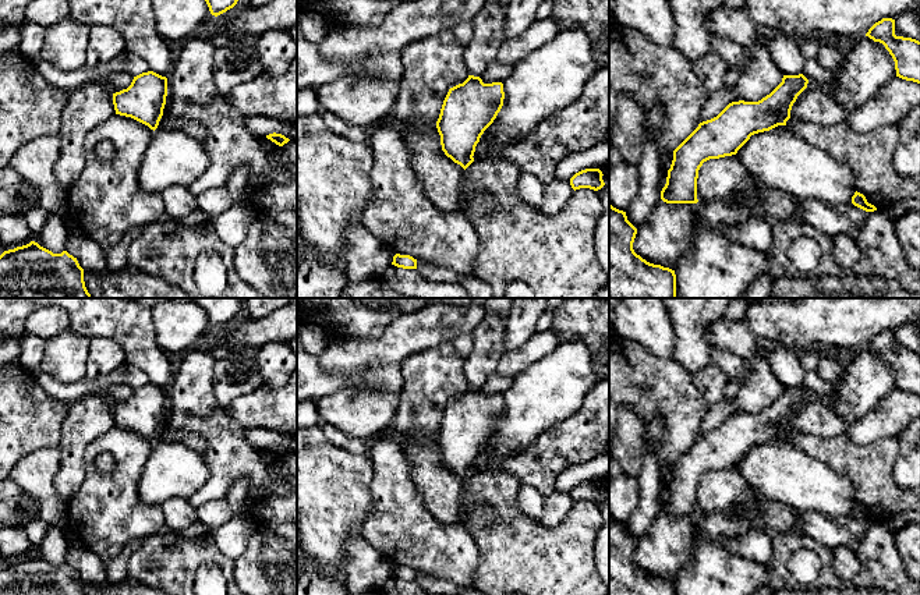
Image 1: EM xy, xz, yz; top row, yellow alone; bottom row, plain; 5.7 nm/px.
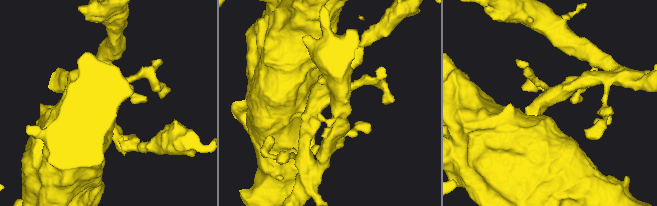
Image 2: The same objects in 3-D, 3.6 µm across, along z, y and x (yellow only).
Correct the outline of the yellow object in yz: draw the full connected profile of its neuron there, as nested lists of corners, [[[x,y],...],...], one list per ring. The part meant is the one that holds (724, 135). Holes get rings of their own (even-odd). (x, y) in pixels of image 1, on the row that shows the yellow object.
[[[783,75],[782,82],[758,102],[732,102],[716,117],[703,121],[673,150],[661,199],[697,203],[698,170],[704,162],[736,155],[751,135],[786,125],[797,96],[807,88],[803,75]]]

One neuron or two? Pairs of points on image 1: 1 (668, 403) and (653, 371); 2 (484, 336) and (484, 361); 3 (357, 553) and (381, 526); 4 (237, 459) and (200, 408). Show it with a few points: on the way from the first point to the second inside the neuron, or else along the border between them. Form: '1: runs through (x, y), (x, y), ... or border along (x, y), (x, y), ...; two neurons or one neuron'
1: runs through (666, 395), (653, 379); one neuron
2: runs through (484, 342), (484, 356); one neuron
3: border along (360, 532), (392, 563); two neurons
4: runs through (226, 446), (201, 421); one neuron

